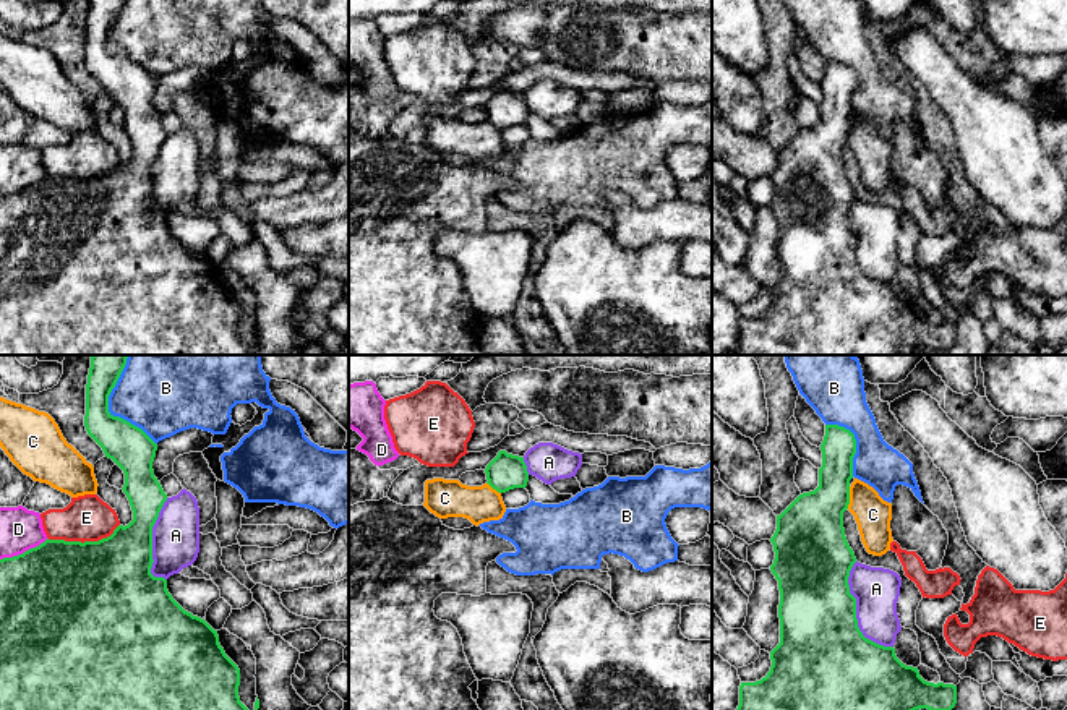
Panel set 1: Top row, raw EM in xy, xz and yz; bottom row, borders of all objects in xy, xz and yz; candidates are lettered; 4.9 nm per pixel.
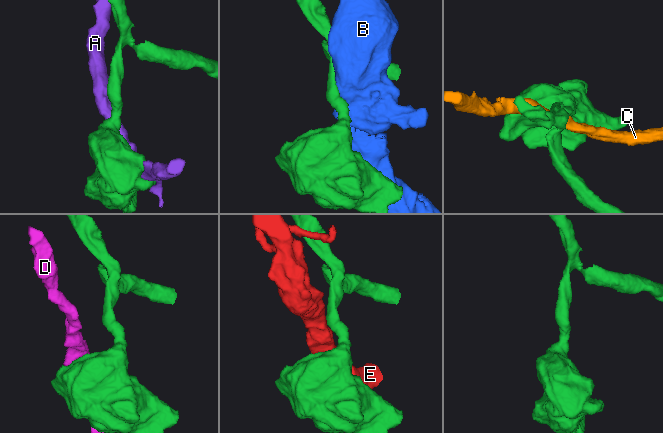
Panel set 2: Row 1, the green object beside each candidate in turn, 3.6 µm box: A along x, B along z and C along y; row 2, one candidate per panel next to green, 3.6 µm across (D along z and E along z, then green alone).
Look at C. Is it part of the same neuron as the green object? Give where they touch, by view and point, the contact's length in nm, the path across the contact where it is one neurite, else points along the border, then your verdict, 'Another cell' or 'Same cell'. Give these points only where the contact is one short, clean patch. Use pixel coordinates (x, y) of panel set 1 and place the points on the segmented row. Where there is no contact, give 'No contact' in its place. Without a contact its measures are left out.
Touches green at yz (848, 498). Shared border 110 nm. Boundary: yz (850, 487), (850, 503), (847, 508). Another cell

